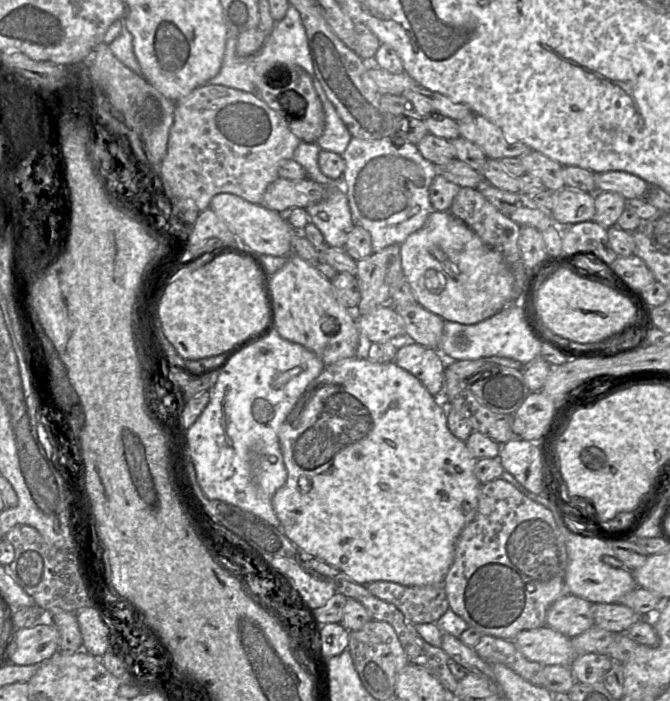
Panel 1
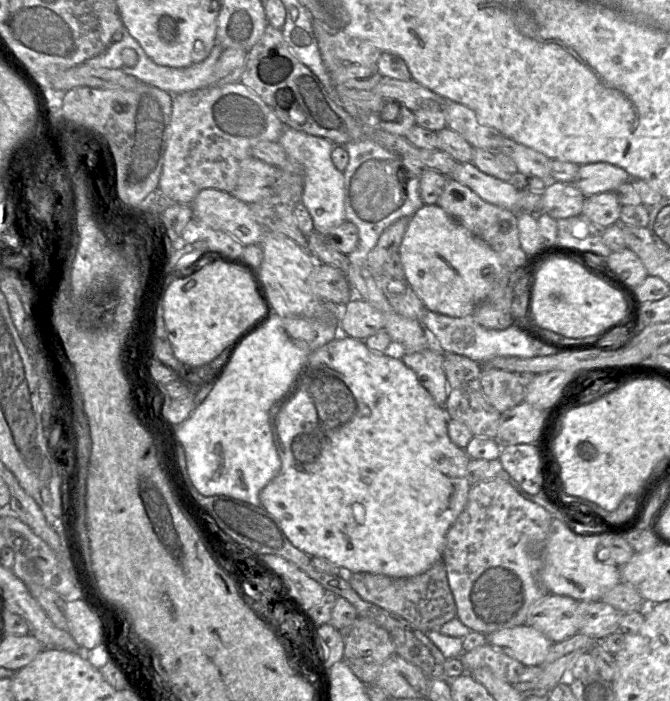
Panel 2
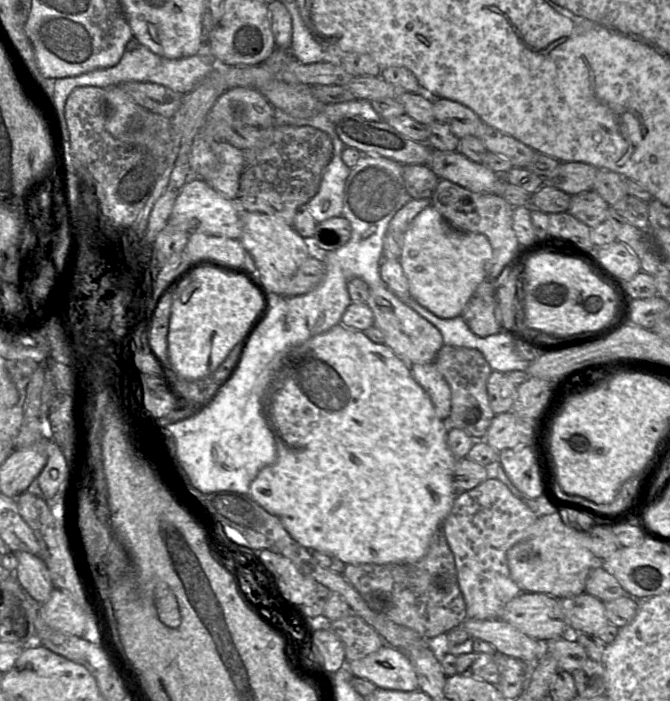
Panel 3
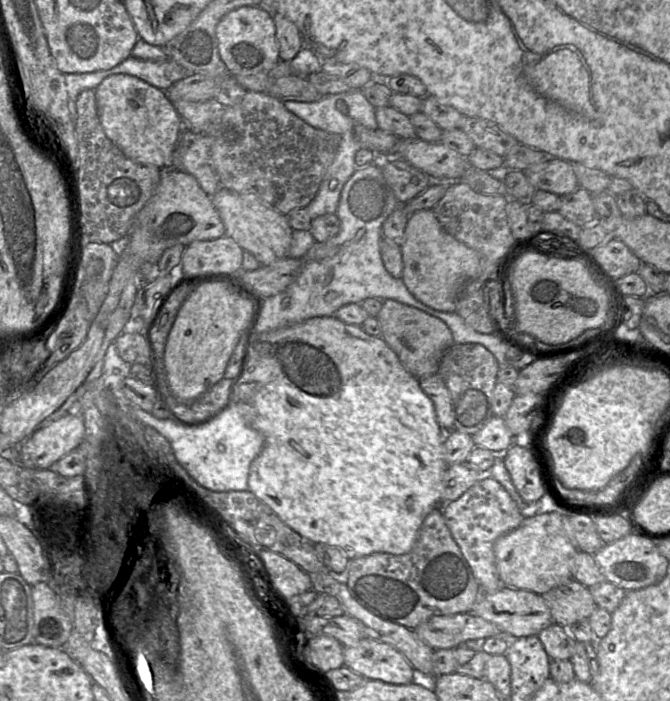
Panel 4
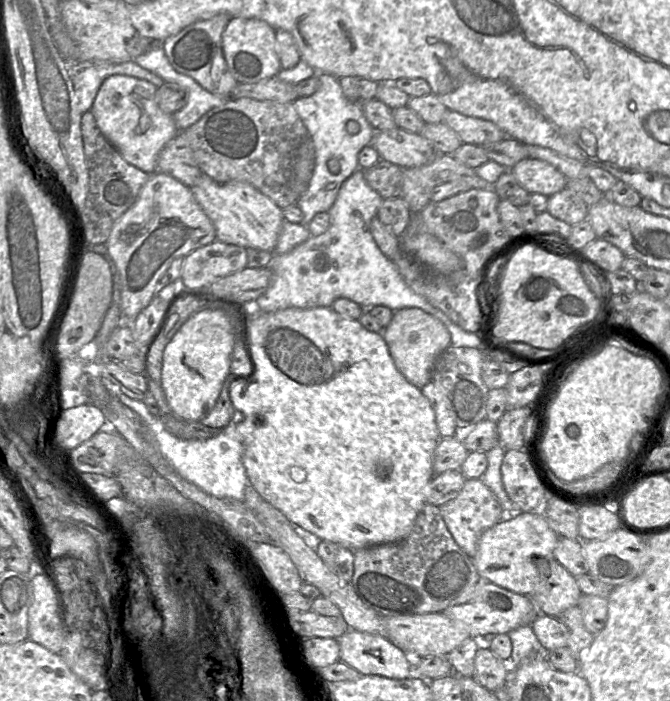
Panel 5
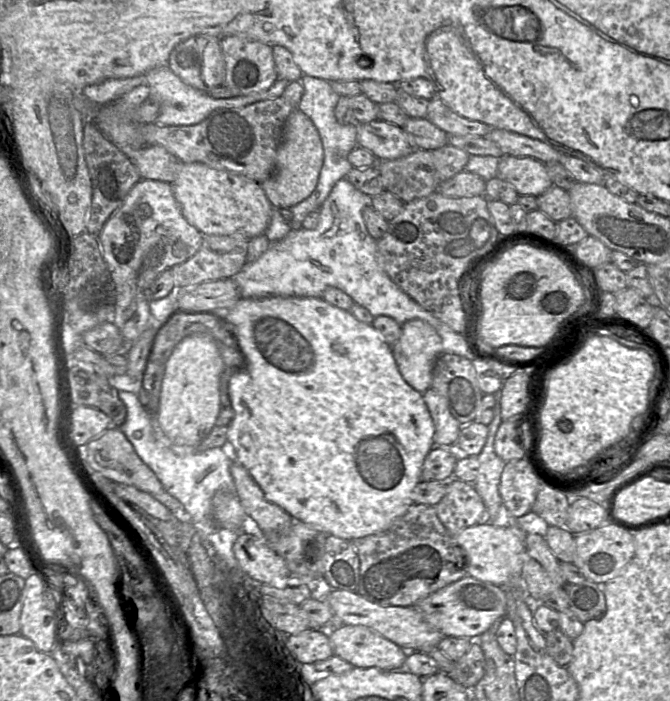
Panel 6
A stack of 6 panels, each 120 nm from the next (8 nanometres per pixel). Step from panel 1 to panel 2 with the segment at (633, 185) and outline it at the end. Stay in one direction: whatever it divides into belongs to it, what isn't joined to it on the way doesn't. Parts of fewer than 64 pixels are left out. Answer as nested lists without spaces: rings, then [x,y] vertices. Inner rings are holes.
[[[596,162],[579,166],[574,185],[585,196],[590,196],[613,192],[621,184],[631,180],[631,176],[623,168],[606,162]]]

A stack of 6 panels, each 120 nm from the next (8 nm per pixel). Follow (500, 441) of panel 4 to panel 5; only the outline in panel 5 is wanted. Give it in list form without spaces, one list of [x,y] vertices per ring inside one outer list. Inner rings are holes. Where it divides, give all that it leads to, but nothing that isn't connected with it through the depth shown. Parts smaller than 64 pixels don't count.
[[[483,419],[473,428],[459,428],[454,435],[461,438],[469,452],[487,452],[499,444],[497,422]]]

